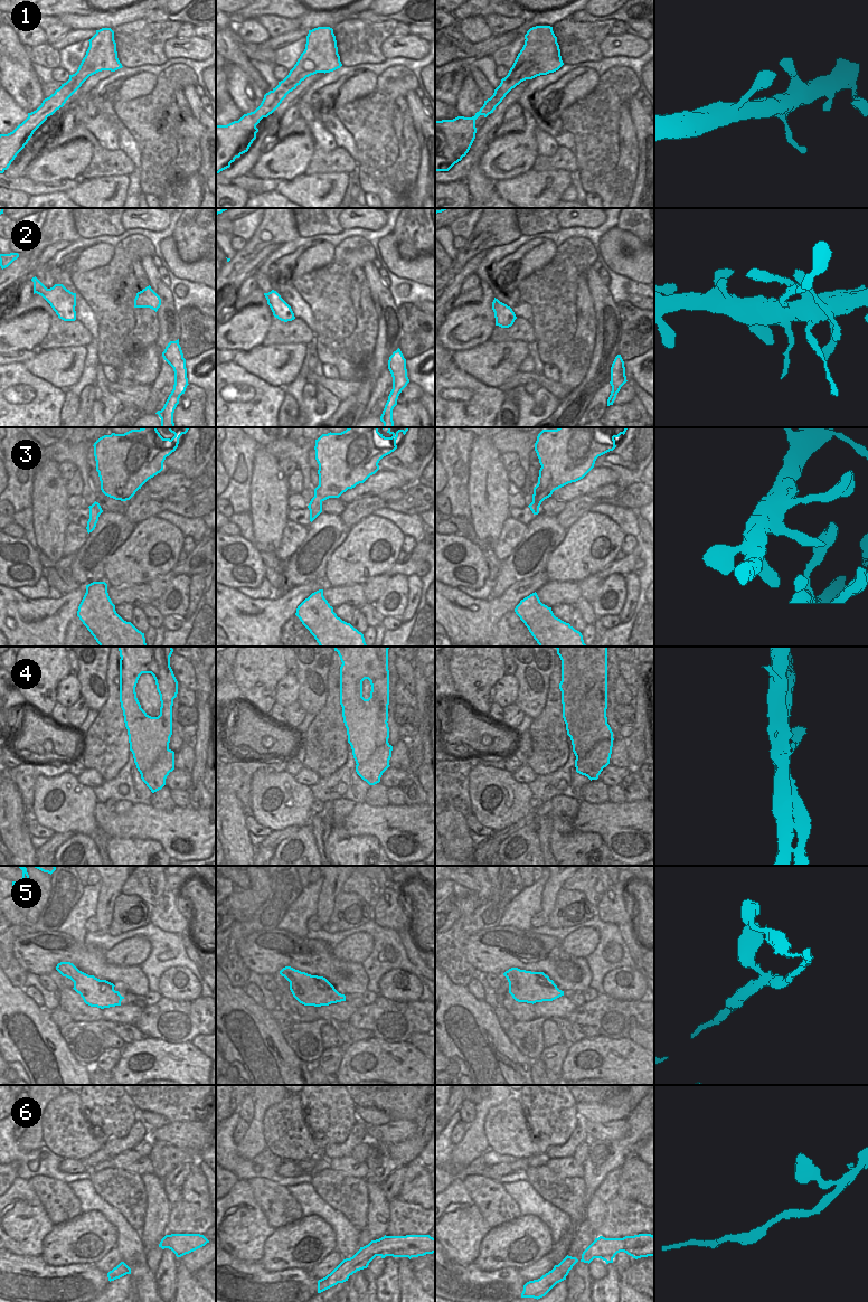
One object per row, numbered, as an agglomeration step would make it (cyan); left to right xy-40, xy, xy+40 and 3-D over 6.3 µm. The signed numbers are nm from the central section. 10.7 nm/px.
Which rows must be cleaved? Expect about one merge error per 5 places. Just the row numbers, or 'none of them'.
4

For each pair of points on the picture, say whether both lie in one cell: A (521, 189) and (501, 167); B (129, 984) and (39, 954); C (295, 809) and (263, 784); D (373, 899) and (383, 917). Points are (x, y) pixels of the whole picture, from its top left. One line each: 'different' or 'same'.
A: different
B: same
C: same
D: different

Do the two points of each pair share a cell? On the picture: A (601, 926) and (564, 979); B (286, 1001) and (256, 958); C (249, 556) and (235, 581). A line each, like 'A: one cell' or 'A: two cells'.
A: two cells
B: two cells
C: one cell

